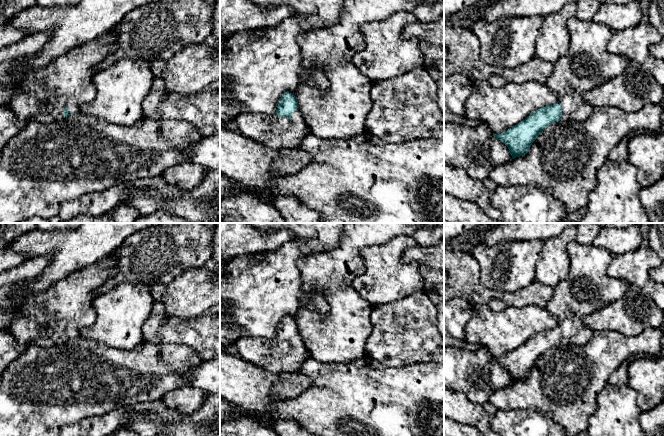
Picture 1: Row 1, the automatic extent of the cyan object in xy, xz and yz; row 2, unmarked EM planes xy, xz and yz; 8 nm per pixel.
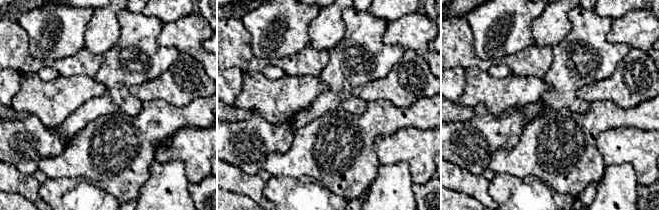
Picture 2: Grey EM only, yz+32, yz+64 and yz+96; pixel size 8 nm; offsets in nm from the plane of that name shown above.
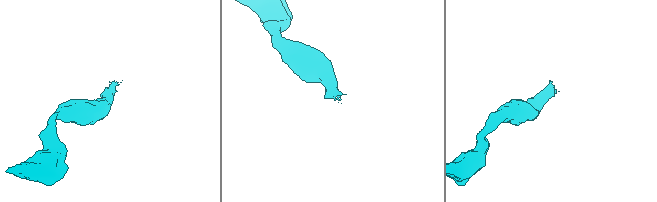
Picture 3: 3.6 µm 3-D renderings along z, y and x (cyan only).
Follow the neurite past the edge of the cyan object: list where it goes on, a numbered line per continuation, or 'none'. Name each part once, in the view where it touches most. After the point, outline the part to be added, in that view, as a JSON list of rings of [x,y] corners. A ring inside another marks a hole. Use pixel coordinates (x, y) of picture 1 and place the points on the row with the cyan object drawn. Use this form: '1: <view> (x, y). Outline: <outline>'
1: xz (275, 132). Outline: [[[297,109],[292,119],[275,114],[265,116],[243,112],[235,120],[240,133],[269,148],[295,148],[304,136],[311,133],[301,111]]]

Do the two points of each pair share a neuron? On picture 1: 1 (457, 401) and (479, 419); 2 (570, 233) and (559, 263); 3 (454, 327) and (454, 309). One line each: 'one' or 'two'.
1: one
2: one
3: one

